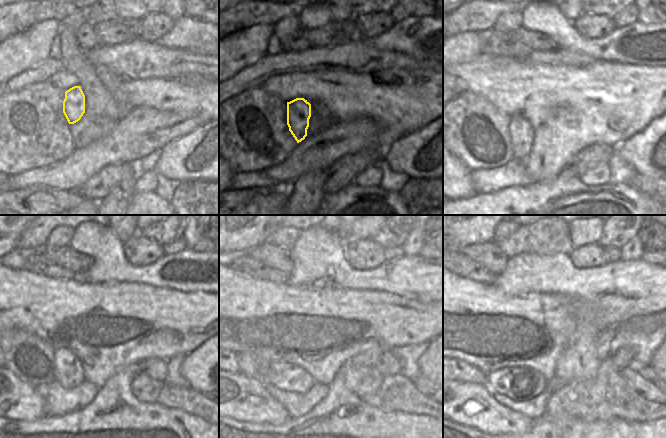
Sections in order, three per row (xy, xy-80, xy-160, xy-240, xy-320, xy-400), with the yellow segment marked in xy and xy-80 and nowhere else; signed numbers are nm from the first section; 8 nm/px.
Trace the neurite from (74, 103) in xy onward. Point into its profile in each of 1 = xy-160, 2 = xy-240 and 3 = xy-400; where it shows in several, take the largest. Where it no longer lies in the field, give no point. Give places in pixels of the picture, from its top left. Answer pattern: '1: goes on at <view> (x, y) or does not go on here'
1: goes on at xy-160 (520, 130)
2: goes on at xy-240 (68, 372)
3: goes on at xy-400 (520, 383)

